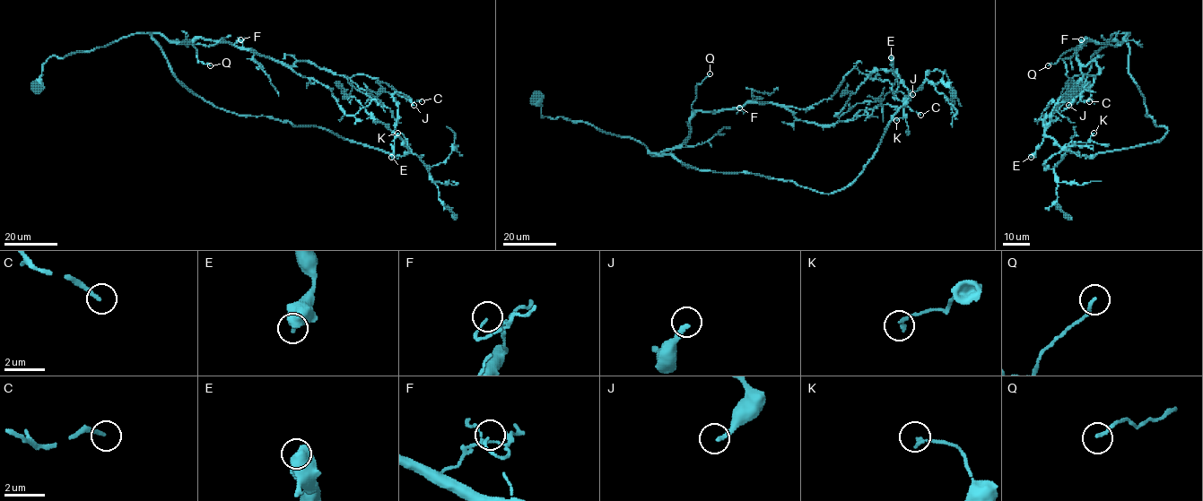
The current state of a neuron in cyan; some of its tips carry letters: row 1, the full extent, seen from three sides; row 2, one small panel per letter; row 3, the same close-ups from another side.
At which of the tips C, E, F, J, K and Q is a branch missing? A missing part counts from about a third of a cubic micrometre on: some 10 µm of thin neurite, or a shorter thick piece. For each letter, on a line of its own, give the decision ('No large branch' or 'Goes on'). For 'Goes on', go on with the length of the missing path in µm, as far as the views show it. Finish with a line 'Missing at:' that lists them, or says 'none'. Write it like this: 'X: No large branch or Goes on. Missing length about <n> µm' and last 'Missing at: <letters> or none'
C: Goes on. Missing length about 20 µm
E: No large branch
F: No large branch
J: Goes on. Missing length about 7 µm
K: No large branch
Q: No large branch
Missing at: C, J

